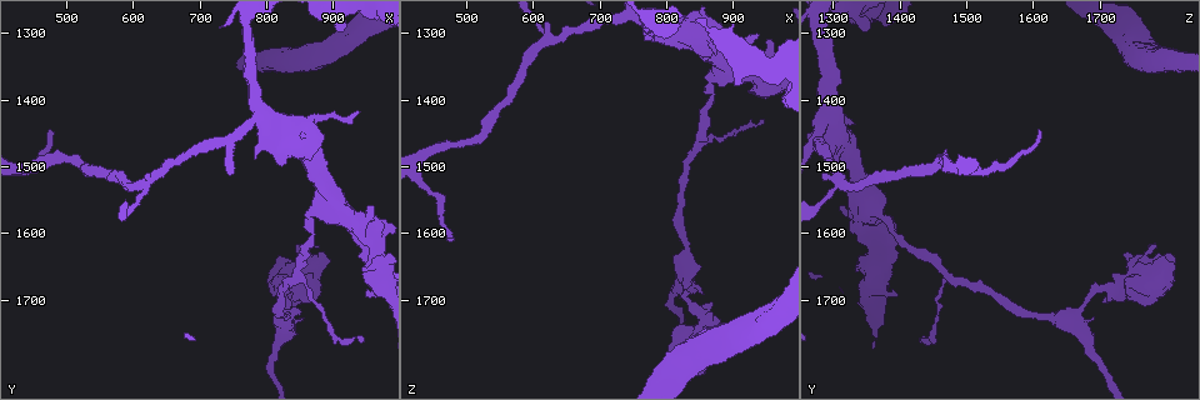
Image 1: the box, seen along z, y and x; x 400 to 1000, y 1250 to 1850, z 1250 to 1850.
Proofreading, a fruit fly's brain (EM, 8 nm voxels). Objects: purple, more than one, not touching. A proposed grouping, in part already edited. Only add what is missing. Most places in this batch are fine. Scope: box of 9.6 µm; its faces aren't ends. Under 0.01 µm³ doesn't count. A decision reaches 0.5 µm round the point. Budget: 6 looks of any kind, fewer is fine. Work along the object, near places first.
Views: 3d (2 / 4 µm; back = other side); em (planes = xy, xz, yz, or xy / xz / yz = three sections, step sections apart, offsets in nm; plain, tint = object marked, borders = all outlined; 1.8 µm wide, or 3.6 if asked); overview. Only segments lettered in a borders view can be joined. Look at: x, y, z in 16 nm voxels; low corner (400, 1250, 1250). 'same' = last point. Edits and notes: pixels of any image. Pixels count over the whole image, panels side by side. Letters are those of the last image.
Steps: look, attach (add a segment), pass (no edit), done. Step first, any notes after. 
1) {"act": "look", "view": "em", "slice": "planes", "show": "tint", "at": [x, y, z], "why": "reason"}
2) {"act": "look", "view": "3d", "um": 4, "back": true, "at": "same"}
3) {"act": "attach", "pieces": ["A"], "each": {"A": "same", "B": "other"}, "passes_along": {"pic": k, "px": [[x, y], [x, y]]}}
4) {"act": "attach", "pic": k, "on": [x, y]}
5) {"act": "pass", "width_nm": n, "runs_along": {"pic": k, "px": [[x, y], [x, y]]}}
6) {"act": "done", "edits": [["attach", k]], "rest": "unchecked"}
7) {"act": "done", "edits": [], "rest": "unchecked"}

{"act": "look", "view": "em", "slice": "planes", "show": "borders", "at": [940, 1415, 1305], "why": "thin end"}

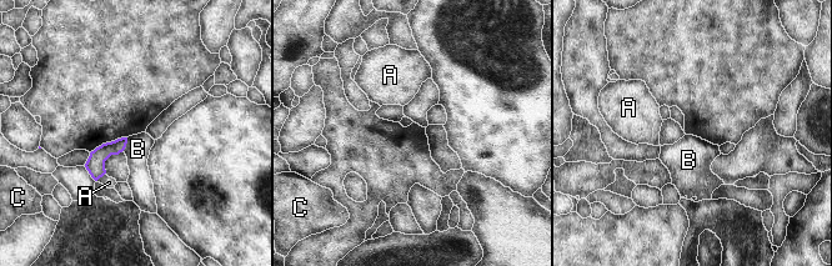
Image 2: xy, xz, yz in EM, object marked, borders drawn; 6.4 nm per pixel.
{"act": "pass", "each": {"A": "other", "B": "other", "C": "other"}, "border": {"pic": 2, "px": [[128, 137], [126, 146], [123, 150]]}, "found": "no lettered segment goes on from it"}

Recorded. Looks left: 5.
{"act": "look", "view": "3d", "um": 4, "at": [935, 1635, 1400], "why": "thick end"}

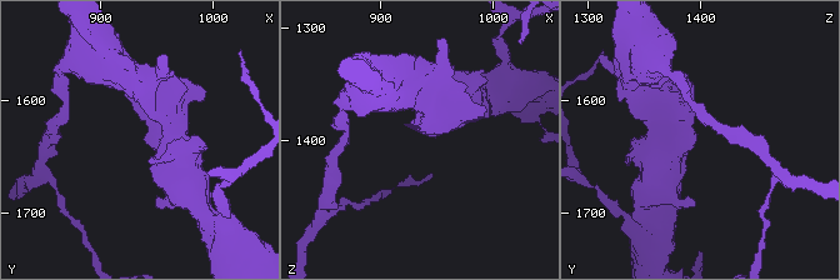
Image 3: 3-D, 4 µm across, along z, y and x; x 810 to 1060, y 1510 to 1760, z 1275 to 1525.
{"act": "look", "view": "em", "um": 3.6, "slice": "planes", "show": "borders", "at": [936, 1636, 1394], "why": "now the EM"}

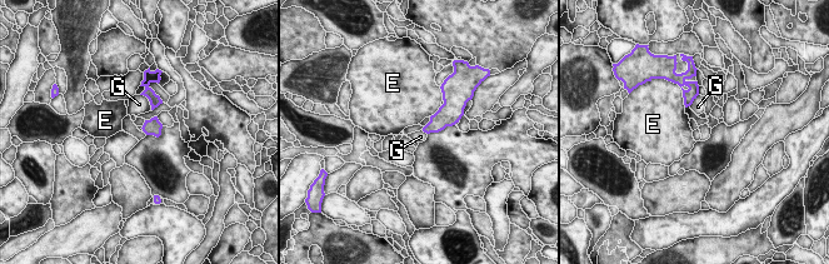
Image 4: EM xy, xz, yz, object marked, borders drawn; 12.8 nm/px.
{"act": "pass", "each": {"E": "other", "G": "other"}, "border": {"pic": 4, "px": [[140, 94], [148, 99], [151, 110]]}, "found": "no lettered segment goes on from it"}

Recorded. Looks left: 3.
{"act": "look", "view": "em", "slice": "xz", "step": 4, "show": "tint", "at": [480, 1445, 1610], "why": "long arm stops here"}

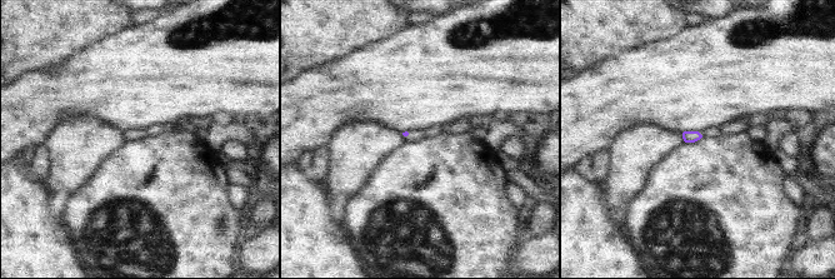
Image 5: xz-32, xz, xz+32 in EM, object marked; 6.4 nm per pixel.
{"act": "look", "view": "em", "slice": "planes", "show": "borders", "at": "same"}

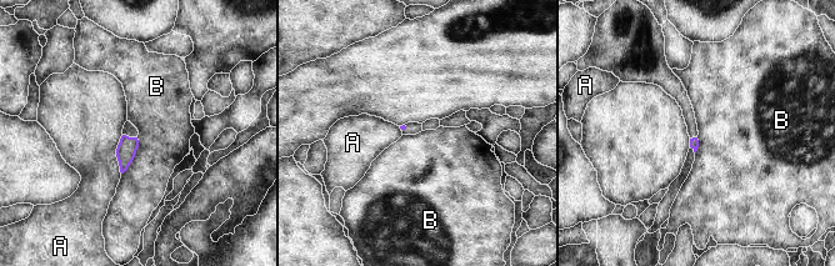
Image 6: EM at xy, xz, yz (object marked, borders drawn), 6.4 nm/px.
{"act": "pass", "each": {"A": "other", "B": "other"}, "border": {"pic": 6, "px": [[138, 137], [135, 156], [121, 174]]}, "found": "no lettered segment goes on from it"}

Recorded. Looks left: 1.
{"act": "done", "edits": [], "rest": "unchecked"}

